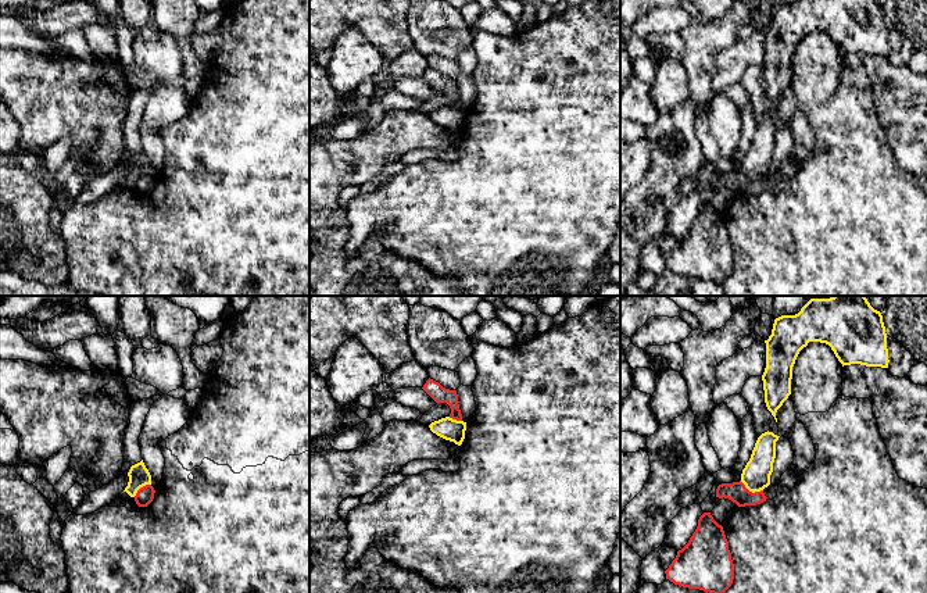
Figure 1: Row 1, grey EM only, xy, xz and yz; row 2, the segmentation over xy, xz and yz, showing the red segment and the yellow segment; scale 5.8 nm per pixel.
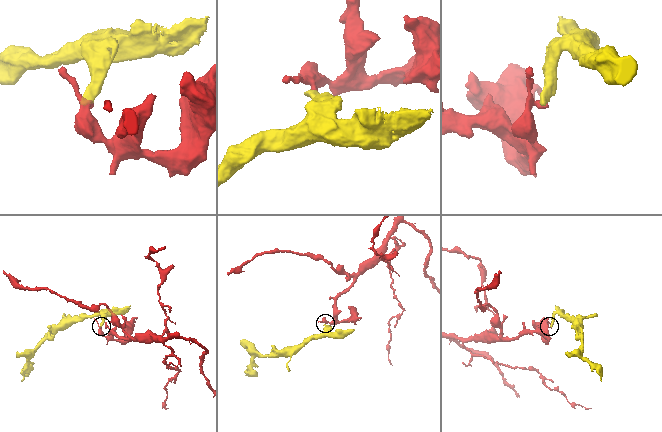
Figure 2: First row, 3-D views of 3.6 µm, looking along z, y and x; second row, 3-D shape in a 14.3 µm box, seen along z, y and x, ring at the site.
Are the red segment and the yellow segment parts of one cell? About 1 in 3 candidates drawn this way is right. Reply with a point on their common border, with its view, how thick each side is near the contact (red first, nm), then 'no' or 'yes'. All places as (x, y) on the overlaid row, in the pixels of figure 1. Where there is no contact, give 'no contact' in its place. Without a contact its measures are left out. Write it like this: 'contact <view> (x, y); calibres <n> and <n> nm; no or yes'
contact yz (751, 492); calibres 120 and 160 nm; no

